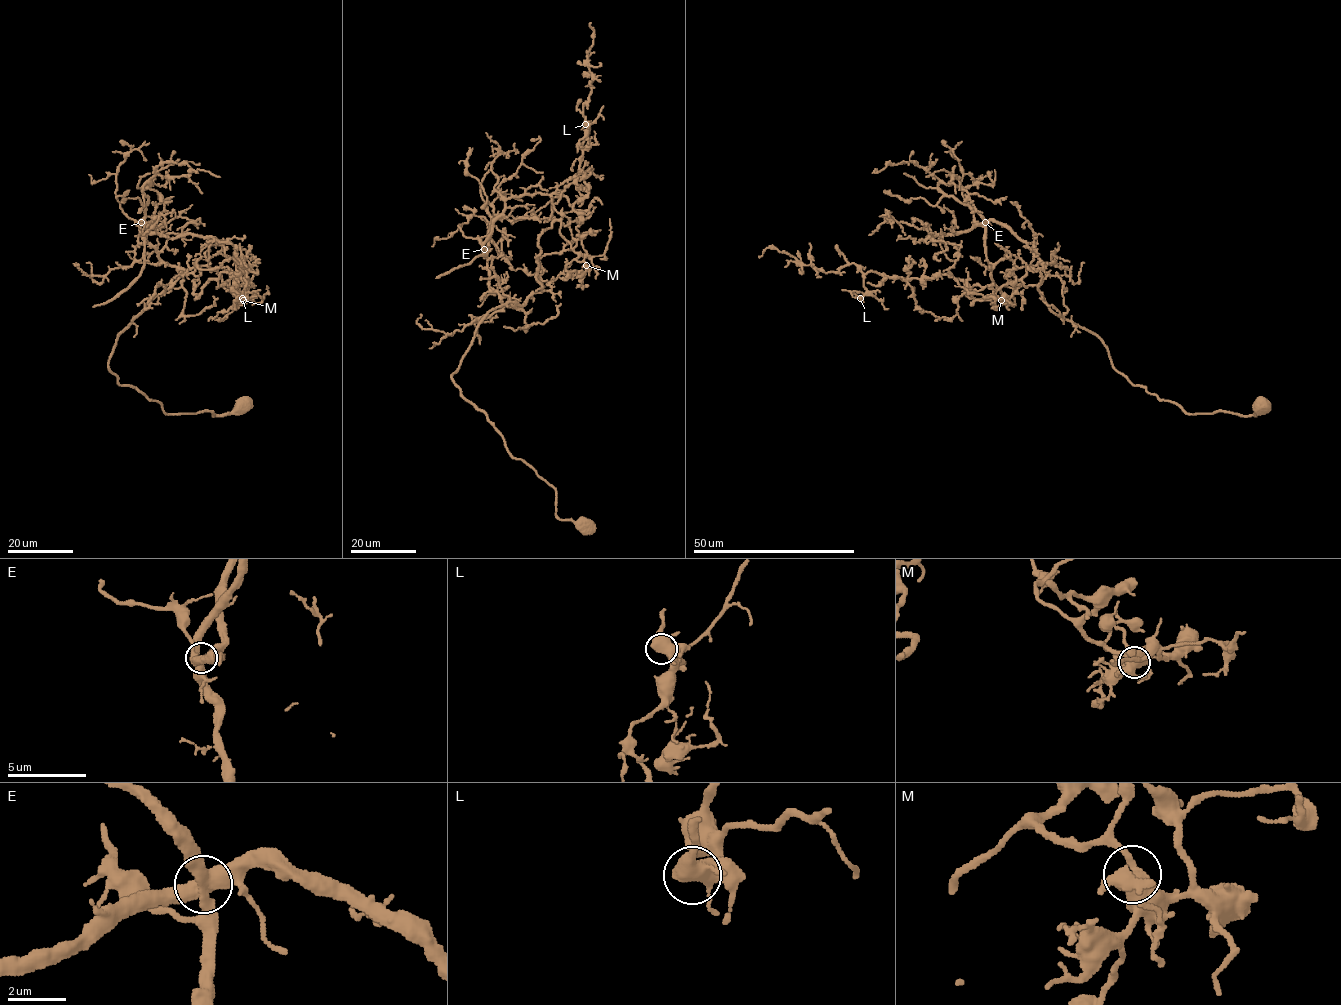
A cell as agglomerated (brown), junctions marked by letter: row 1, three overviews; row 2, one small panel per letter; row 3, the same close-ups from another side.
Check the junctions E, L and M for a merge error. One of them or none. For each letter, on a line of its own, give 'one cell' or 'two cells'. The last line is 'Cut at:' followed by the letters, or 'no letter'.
E: two cells
L: one cell
M: one cell
Cut at: E

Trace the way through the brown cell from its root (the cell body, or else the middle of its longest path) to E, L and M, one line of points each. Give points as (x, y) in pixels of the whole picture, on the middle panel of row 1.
E: (586, 525), (556, 516), (556, 490), (451, 378), (490, 311), (525, 304), (507, 307), (490, 288), (484, 248)
L: (586, 525), (556, 516), (556, 490), (451, 378), (490, 311), (543, 290), (538, 236), (587, 195), (585, 124)
M: (586, 525), (556, 516), (556, 490), (451, 378), (490, 311), (543, 290), (538, 236), (556, 220), (586, 265)

